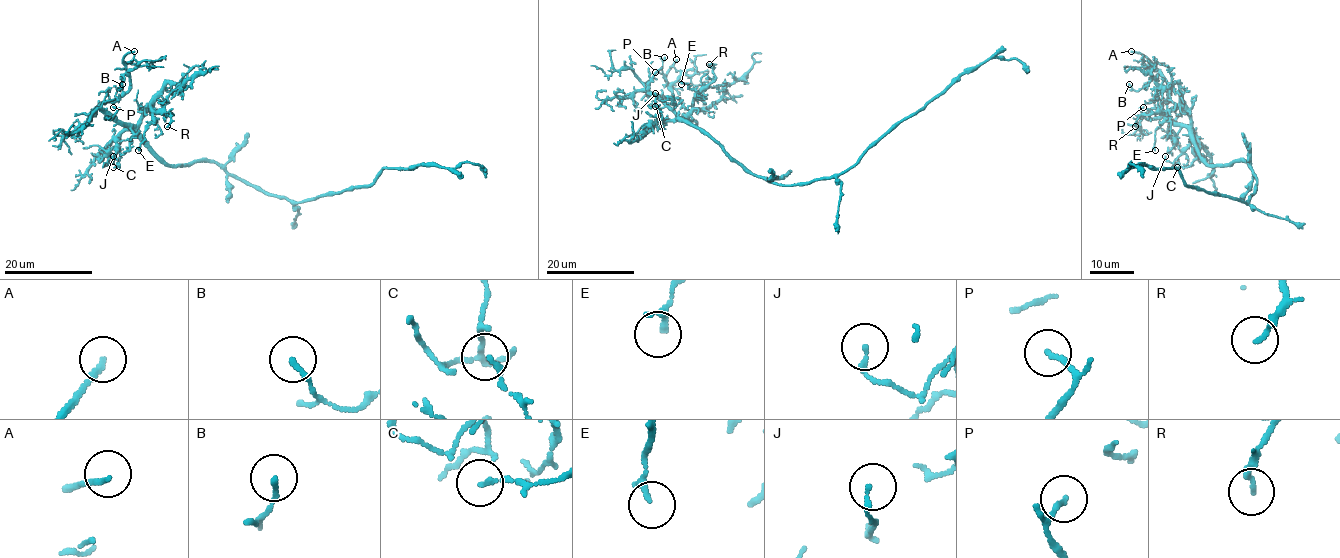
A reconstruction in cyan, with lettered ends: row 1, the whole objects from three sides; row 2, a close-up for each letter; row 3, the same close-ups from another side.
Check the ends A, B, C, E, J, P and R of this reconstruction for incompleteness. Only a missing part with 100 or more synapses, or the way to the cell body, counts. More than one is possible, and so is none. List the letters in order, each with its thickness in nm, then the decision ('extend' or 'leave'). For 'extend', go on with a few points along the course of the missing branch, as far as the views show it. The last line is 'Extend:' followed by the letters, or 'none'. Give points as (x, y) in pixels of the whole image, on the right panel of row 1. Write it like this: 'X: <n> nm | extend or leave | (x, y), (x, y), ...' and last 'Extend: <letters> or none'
A: 180 nm | extend
B: 170 nm | leave
C: 110 nm | leave
E: 200 nm | leave
J: 160 nm | leave
P: 170 nm | leave
R: 200 nm | leave
Extend: A

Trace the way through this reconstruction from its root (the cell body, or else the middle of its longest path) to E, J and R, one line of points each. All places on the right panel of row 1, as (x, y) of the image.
E: (1256, 181), (1246, 161), (1207, 163), (1195, 144), (1190, 118), (1180, 106), (1174, 107), (1155, 131), (1155, 150)
J: (1256, 181), (1246, 161), (1209, 165), (1199, 154), (1192, 130), (1190, 145), (1173, 163), (1167, 161), (1165, 156)
R: (1256, 181), (1246, 161), (1223, 165), (1207, 163), (1195, 144), (1190, 118), (1180, 106), (1141, 114), (1135, 126)

